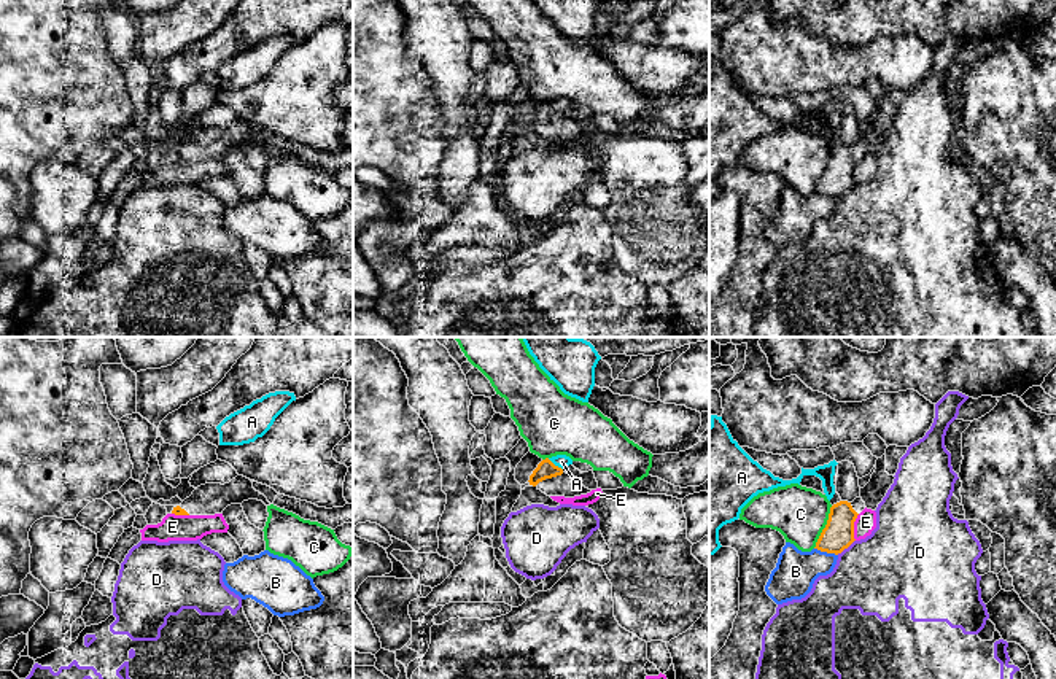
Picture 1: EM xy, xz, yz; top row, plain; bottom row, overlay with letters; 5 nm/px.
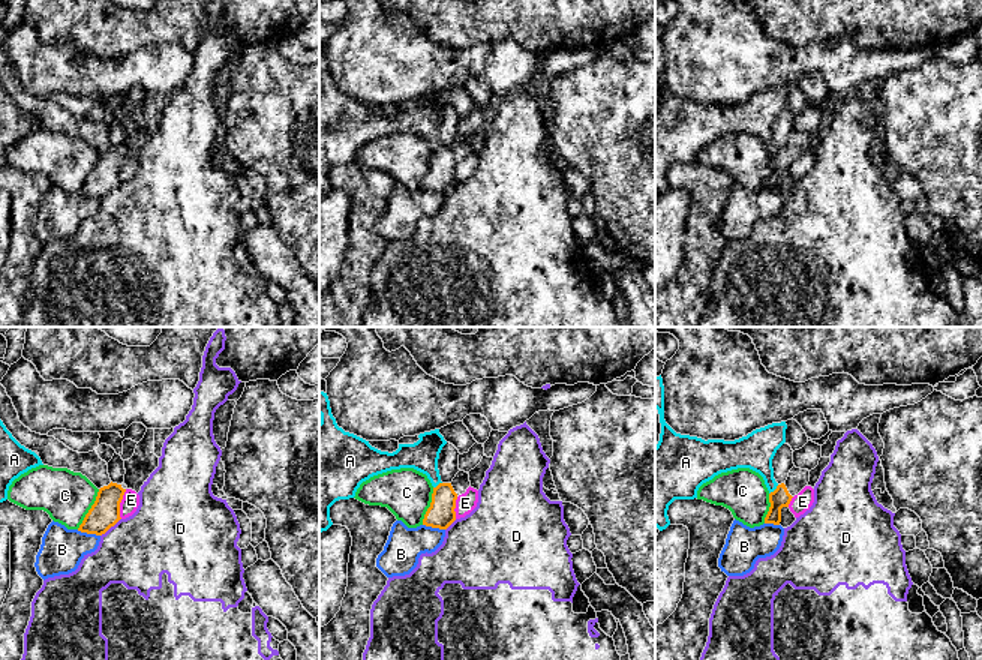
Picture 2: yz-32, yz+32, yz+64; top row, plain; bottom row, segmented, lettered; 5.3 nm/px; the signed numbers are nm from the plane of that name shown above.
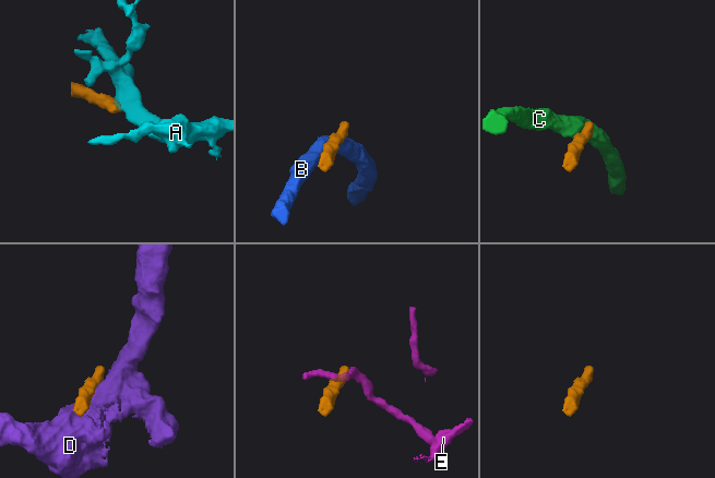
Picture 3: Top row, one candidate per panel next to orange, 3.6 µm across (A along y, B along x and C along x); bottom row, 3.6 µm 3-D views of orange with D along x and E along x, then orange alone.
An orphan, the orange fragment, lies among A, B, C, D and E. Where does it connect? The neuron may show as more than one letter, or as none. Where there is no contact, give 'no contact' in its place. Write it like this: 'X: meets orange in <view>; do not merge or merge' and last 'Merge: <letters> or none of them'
A: meets orange in xz; do not merge
B: meets orange in yz; do not merge
C: meets orange in yz; do not merge
D: meets orange in yz; do not merge
E: meets orange in yz; do not merge
Merge: none of them

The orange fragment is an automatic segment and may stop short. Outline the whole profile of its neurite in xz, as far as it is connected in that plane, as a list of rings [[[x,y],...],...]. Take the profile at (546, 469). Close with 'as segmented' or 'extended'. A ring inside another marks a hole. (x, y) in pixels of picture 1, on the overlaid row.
[[[549,458],[538,464],[528,482],[547,496],[574,498],[592,491],[585,488],[577,477],[566,474]]] | extended

